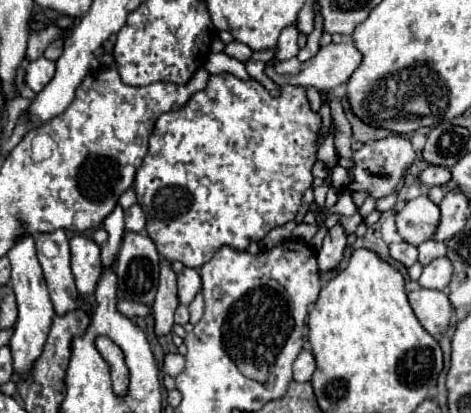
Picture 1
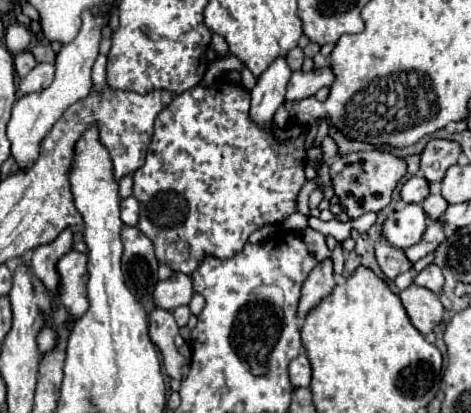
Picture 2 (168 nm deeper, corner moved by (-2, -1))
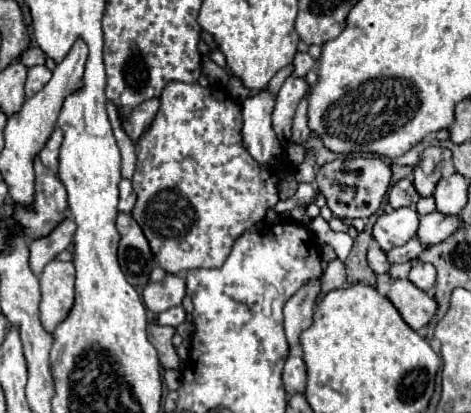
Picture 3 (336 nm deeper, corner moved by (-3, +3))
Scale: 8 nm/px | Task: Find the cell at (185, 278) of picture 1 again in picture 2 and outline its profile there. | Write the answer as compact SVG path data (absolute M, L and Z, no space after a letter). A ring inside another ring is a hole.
M175 274L165 282L157 282L153 290L153 302L157 308L163 310L175 310L177 306L189 304L191 296L193 296L193 286L187 274Z

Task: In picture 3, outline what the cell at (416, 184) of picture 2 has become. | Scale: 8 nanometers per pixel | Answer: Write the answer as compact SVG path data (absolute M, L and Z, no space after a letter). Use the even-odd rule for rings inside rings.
M408 178L396 182L388 194L388 202L392 208L410 206L410 204L416 204L418 200L420 200L420 194L416 194L416 188L412 186L412 180Z

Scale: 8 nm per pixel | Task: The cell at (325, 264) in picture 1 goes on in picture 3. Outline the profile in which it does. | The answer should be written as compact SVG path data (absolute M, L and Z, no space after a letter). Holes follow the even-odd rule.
M312 278L306 282L284 306L284 328L290 346L298 344L300 332L312 324L314 308L320 296L320 278Z

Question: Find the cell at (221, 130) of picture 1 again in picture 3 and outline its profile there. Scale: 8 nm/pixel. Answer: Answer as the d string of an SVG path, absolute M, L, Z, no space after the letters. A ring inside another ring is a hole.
M170 82L162 90L162 94L160 94L160 110L158 110L150 130L138 142L138 162L136 162L136 172L134 172L134 178L132 178L132 186L134 186L136 194L138 194L138 202L134 206L134 210L132 210L132 218L138 222L138 226L142 228L144 236L148 238L156 264L162 266L170 274L184 274L184 272L194 270L194 268L216 268L216 266L222 266L224 260L228 258L236 238L240 238L240 234L244 234L250 226L262 222L266 212L270 208L274 208L276 202L280 200L280 196L278 196L280 180L278 180L274 168L272 166L260 166L260 162L256 162L248 154L248 150L244 150L244 142L240 138L240 126L242 124L244 122L242 122L242 108L240 108L240 104L234 102L230 98L230 94L224 88L220 88L220 86L206 86L206 88L202 88L200 84Z

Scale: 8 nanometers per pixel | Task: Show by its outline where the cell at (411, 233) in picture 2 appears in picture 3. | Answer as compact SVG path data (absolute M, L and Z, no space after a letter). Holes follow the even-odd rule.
M414 206L396 208L392 212L382 214L374 224L374 240L380 244L384 252L390 252L396 246L406 244L412 236L416 236L420 224L420 216Z

